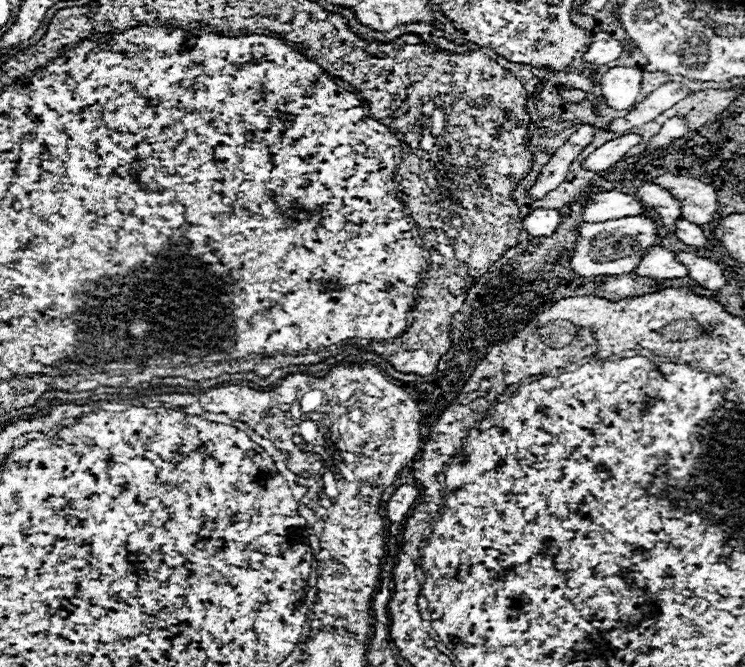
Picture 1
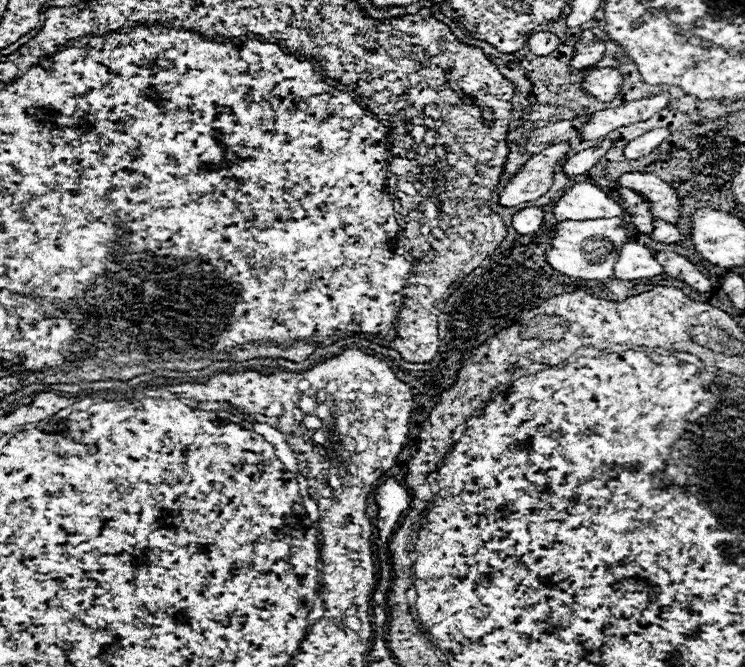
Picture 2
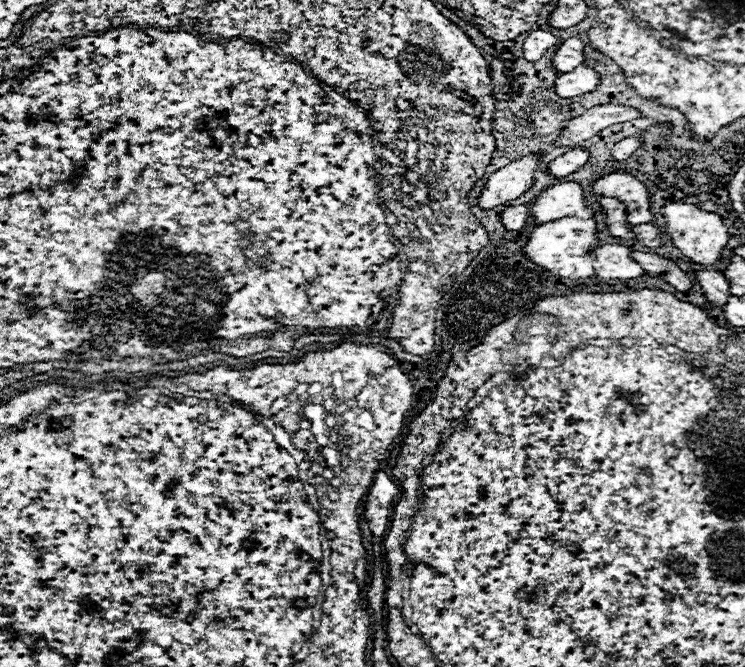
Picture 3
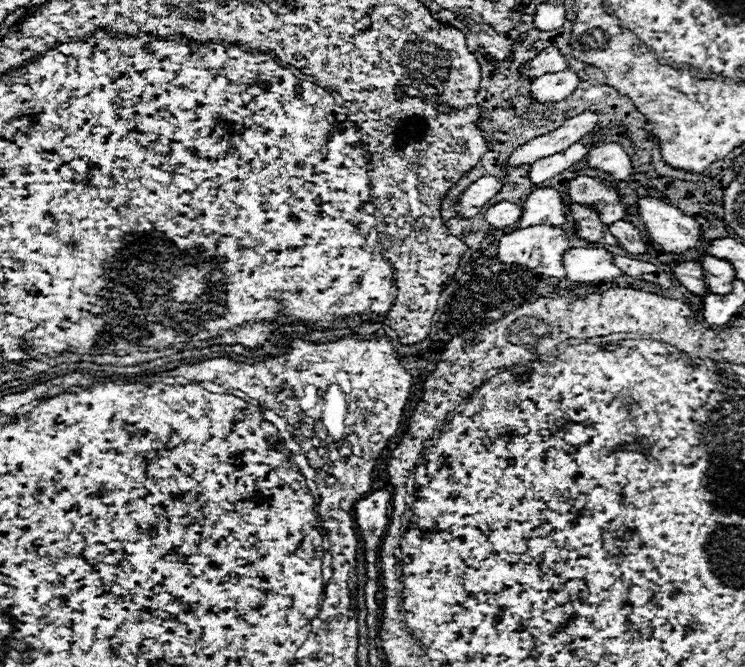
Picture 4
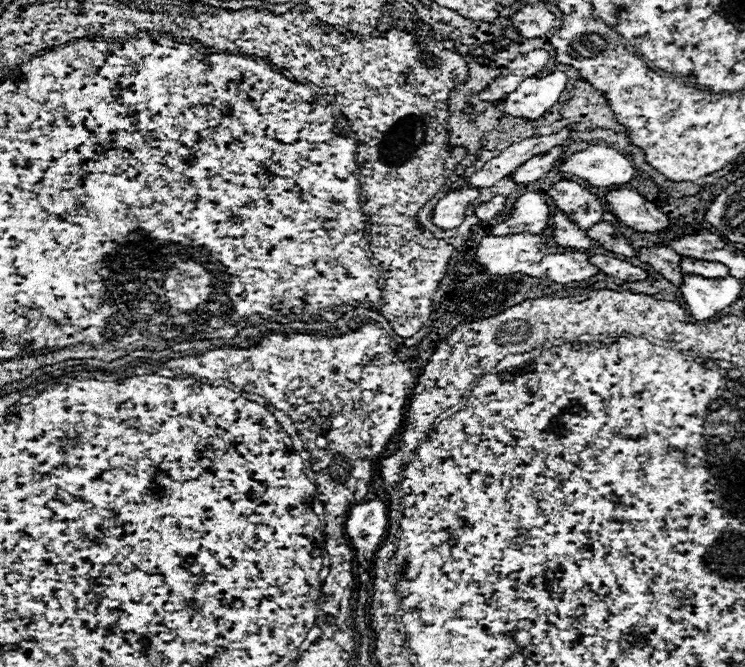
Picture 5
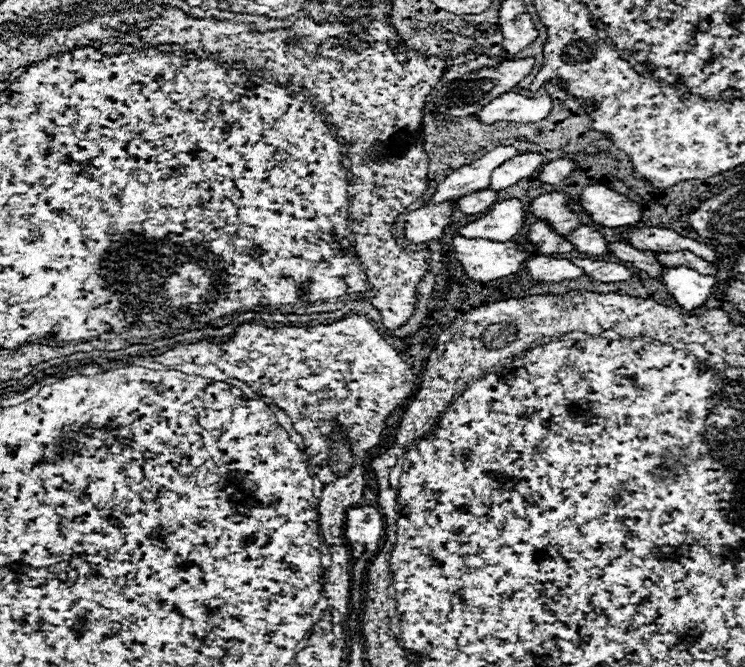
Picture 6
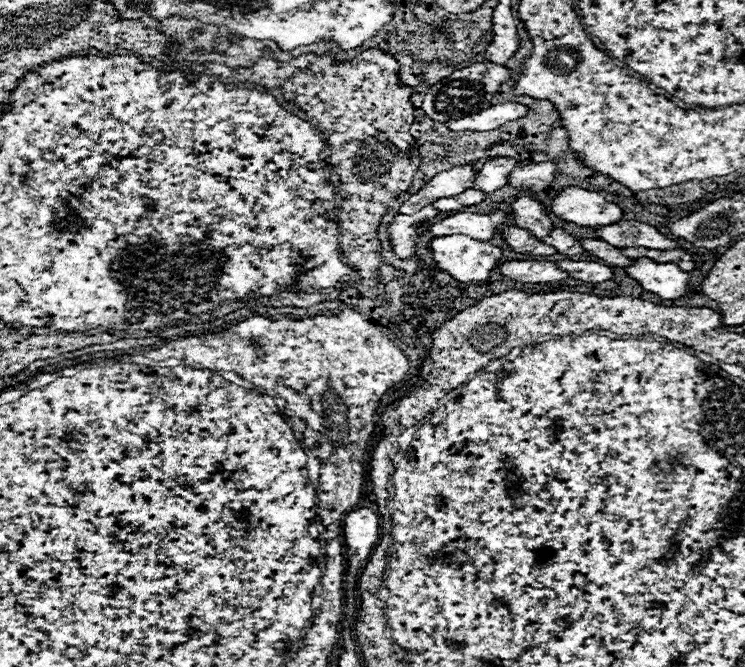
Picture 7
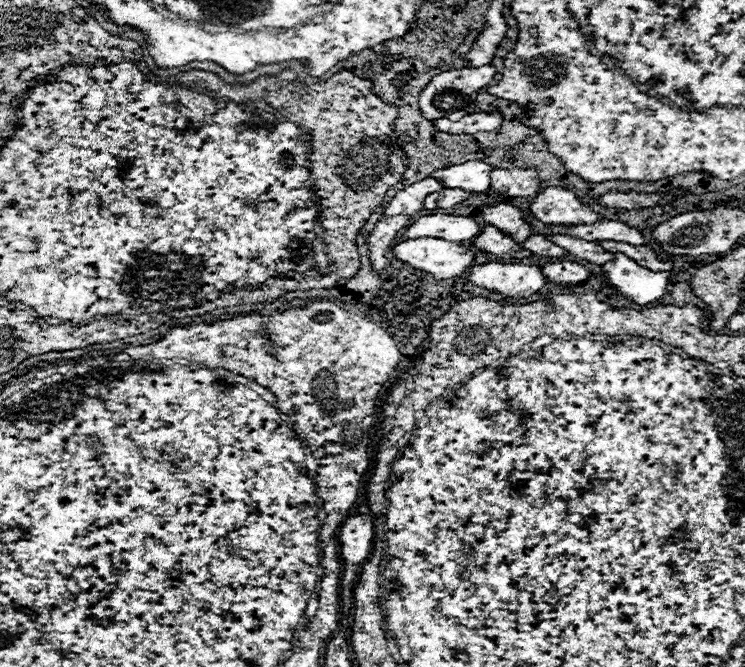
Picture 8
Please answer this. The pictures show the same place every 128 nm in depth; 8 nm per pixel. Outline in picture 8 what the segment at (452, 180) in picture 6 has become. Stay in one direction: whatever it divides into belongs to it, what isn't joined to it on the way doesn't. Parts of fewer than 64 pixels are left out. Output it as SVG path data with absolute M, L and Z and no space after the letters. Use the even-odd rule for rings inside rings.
M424 178L412 186L408 186L406 190L398 192L390 204L384 208L384 216L398 216L398 214L416 214L418 210L424 208L424 196L438 192L440 188L444 188L444 184L436 178Z

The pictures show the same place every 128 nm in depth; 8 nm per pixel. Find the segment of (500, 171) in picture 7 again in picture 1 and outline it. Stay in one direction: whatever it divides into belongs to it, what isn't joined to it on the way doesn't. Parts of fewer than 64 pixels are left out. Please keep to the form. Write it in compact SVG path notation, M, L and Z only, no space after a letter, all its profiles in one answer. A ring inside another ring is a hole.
M624 134L616 140L610 140L606 144L602 144L600 148L596 148L586 160L584 160L584 168L592 170L592 172L604 172L614 168L626 154L630 148L634 148L636 144L640 144L642 136L638 134Z

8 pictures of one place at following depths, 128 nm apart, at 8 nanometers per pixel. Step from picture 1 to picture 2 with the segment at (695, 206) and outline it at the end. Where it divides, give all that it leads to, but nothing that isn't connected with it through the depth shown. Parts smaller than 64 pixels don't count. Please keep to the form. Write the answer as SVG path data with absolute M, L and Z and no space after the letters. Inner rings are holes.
M622 174L622 178L618 180L620 186L624 188L632 188L636 192L640 192L644 198L648 198L650 202L650 210L666 222L680 222L682 220L682 200L678 198L678 192L666 184L664 180L660 180L656 174Z

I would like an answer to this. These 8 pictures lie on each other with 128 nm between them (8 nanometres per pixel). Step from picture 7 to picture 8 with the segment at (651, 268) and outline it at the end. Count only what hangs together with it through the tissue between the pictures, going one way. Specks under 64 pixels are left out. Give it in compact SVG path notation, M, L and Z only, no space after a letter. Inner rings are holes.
M616 254L614 262L602 264L602 270L608 284L618 288L618 292L636 304L650 304L662 298L670 282L670 272L652 272L624 254Z

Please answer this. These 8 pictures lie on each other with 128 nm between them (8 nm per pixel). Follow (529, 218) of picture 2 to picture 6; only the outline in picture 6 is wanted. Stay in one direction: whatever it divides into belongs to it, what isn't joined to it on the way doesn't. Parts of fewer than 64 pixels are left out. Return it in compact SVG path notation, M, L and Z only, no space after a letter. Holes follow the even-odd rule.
M480 190L480 192L472 192L472 194L466 194L462 200L456 202L456 208L464 214L484 214L488 212L488 208L496 202L498 194L494 190Z

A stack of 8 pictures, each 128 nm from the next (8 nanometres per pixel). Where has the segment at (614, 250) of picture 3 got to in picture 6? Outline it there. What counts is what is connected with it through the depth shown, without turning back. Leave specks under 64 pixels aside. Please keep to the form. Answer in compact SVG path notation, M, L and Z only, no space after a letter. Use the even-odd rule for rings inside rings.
M534 256L526 264L528 274L538 282L562 282L562 280L574 280L584 276L584 270L574 266L566 258L554 258L554 256Z

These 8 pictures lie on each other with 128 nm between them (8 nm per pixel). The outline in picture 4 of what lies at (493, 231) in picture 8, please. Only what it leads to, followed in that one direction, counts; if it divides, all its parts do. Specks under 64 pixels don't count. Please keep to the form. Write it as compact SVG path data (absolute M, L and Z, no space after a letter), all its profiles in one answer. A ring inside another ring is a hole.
M570 204L570 216L576 222L576 236L588 242L596 242L600 246L618 244L618 238L610 232L608 224L602 224L598 210L586 204Z

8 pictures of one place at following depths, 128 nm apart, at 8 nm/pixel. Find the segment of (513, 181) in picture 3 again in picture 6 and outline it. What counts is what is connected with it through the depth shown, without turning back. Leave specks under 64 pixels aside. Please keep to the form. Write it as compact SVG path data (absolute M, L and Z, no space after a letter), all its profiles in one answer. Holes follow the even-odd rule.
M452 200L430 204L410 212L406 216L406 238L412 244L442 238L442 232L452 224L452 214L454 214Z

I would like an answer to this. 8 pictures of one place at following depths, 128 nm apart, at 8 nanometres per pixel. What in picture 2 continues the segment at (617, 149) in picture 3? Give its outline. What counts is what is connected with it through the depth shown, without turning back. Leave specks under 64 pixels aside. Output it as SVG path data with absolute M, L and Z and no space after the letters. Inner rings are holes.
M656 128L656 130L650 130L650 132L638 136L636 140L632 140L632 142L624 148L624 156L626 156L628 160L642 158L642 156L650 154L652 150L656 150L668 136L670 136L670 130L668 130L668 128Z

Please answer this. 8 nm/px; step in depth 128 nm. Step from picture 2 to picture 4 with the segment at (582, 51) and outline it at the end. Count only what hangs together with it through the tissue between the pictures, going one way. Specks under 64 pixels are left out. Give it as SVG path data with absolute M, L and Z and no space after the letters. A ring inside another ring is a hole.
M550 46L542 52L538 52L538 56L524 68L520 68L522 76L528 78L536 78L542 76L544 72L562 72L568 68L568 60L562 56L562 52L556 46Z

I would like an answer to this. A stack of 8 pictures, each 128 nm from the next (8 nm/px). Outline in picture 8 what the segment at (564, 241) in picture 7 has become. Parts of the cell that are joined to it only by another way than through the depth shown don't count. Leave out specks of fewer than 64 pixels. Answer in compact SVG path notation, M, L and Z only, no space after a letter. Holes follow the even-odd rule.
M536 234L536 236L530 236L528 242L522 242L524 248L532 250L532 254L536 256L550 256L550 258L562 258L566 256L568 252L564 252L564 248L556 246L554 242L548 242L548 238L544 234Z

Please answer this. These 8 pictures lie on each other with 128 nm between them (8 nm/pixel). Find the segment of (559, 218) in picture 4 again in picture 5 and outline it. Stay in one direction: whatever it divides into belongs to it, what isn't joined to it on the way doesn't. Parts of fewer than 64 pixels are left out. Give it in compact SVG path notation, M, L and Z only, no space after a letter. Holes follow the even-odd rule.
M524 192L512 206L512 212L488 228L492 236L508 236L518 232L534 232L540 234L550 226L550 204L540 192Z

